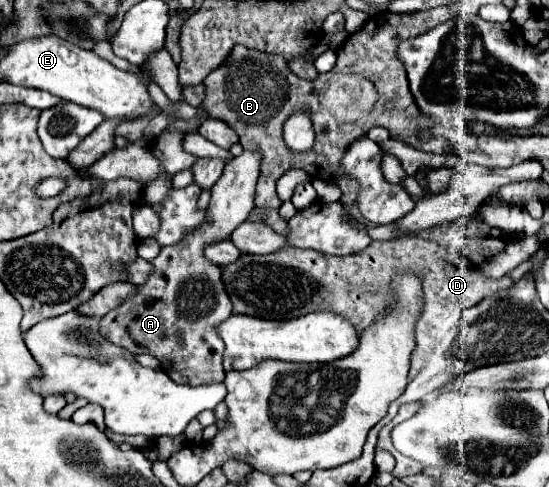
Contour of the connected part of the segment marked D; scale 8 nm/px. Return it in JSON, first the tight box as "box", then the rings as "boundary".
{"box":[223,235,513,379],"boundary":[[[413,235],[399,241],[371,241],[371,245],[361,253],[345,257],[333,257],[311,249],[295,249],[289,245],[269,255],[241,255],[241,259],[223,267],[223,283],[233,301],[233,313],[237,315],[295,319],[313,311],[337,311],[339,315],[345,315],[345,319],[353,321],[357,333],[361,333],[369,327],[369,323],[373,323],[373,317],[381,315],[391,305],[389,283],[391,277],[403,269],[423,275],[425,293],[425,305],[415,325],[417,347],[411,355],[409,379],[423,369],[445,333],[457,325],[463,309],[479,303],[485,295],[511,287],[513,283],[511,277],[503,277],[499,281],[487,279],[475,265],[469,267],[463,259],[453,265],[451,255],[441,245]]]}

